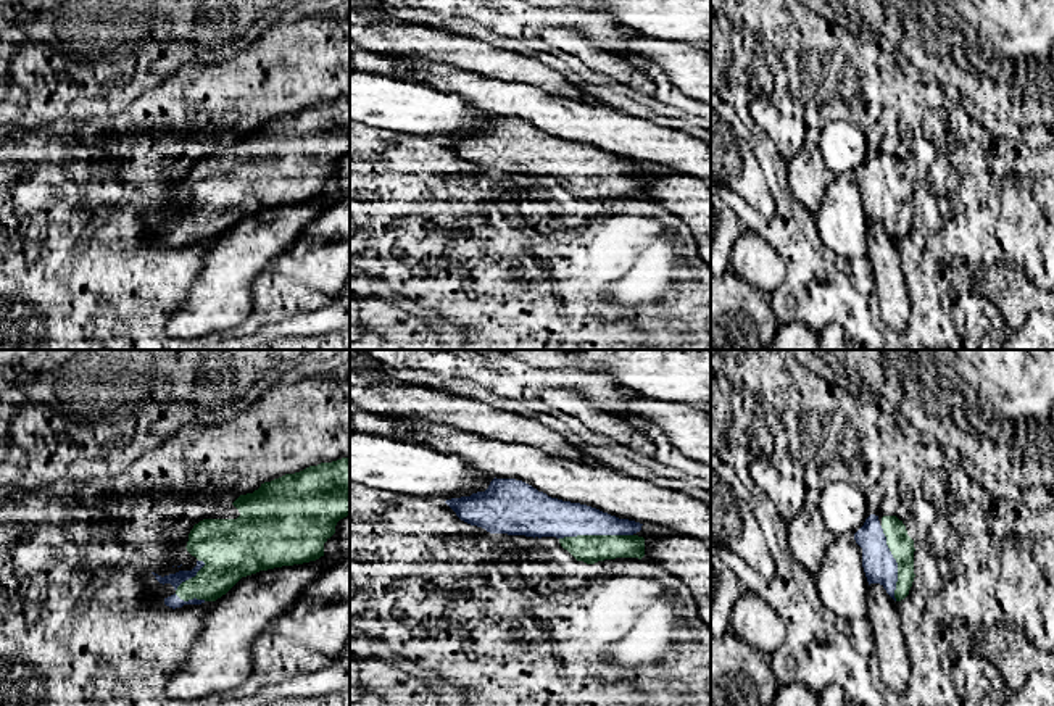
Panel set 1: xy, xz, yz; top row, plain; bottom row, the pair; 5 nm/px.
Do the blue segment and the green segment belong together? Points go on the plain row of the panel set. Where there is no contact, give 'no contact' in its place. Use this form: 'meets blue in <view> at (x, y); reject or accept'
meets blue in yz at (896, 202); accept

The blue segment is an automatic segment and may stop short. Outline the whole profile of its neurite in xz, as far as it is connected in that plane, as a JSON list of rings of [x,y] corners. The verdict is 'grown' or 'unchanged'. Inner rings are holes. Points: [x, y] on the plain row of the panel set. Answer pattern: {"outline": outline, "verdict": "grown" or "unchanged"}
{"outline": [[[493,118],[485,131],[445,140],[456,155],[490,172],[556,176],[577,200],[645,195],[640,161],[562,140],[516,118]]], "verdict": "grown"}

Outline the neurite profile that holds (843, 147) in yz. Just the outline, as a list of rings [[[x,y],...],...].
[[[843,113],[827,114],[820,129],[820,155],[833,176],[856,172],[867,158],[865,134]]]

